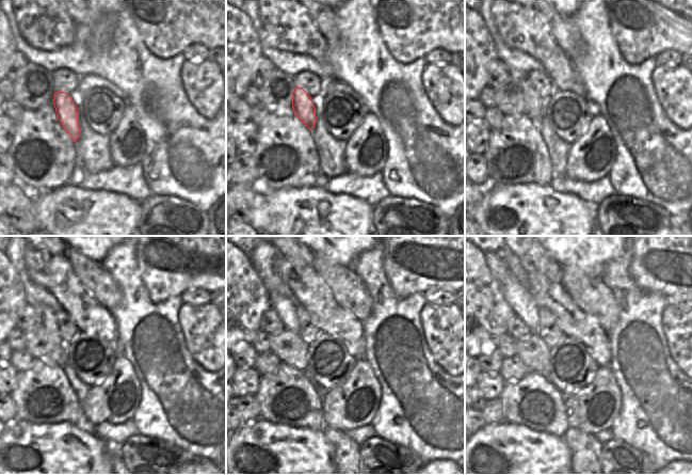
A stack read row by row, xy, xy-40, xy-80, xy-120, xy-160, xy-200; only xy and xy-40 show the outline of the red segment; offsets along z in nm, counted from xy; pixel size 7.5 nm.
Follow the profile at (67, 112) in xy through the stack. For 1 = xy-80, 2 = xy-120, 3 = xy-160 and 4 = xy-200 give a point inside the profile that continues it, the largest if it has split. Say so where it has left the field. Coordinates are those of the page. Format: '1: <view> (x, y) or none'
1: xy-80 (536, 105)
2: xy-120 (48, 315)
3: xy-160 (286, 307)
4: xy-200 (525, 306)

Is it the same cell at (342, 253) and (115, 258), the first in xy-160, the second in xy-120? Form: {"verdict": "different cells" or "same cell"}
{"verdict": "different cells"}

